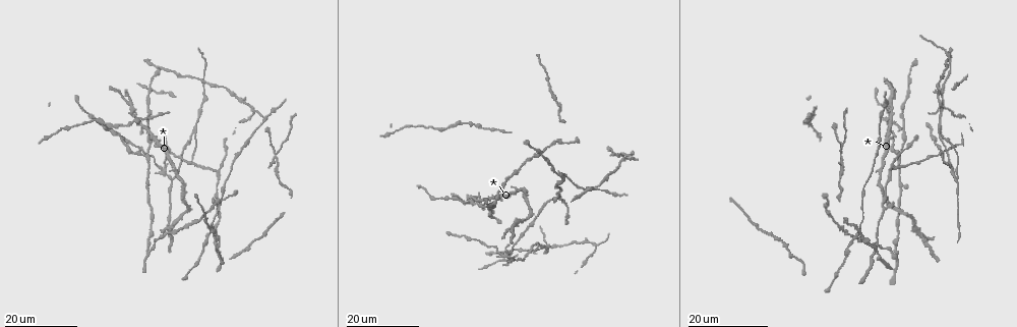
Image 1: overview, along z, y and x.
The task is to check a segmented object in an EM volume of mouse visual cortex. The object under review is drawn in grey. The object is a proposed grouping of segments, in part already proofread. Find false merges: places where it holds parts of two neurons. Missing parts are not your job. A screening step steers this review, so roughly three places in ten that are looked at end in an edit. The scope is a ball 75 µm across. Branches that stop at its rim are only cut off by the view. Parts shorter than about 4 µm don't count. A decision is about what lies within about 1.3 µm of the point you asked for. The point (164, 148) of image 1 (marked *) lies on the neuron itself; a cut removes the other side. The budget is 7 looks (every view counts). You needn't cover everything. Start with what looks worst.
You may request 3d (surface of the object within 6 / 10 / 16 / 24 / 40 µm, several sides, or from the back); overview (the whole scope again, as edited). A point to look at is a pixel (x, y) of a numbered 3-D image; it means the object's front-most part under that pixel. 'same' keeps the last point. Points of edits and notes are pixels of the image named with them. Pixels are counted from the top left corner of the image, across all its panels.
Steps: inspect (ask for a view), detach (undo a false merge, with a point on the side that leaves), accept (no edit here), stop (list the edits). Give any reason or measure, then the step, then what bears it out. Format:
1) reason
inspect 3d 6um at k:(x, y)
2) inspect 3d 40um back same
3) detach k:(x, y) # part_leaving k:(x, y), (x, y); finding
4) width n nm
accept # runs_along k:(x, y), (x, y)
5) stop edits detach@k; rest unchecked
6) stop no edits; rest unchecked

four or more arms meet
inspect 3d 16um at 1:(273, 153)

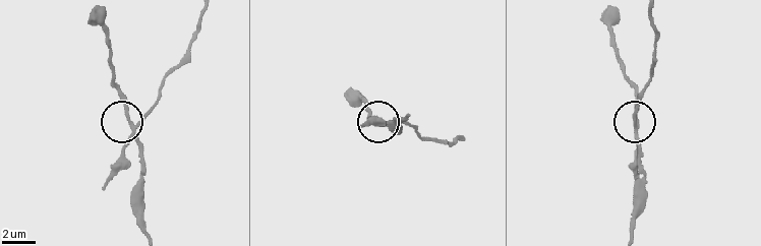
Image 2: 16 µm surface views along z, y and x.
zoom in
inspect 3d 6um at 2:(132, 124)

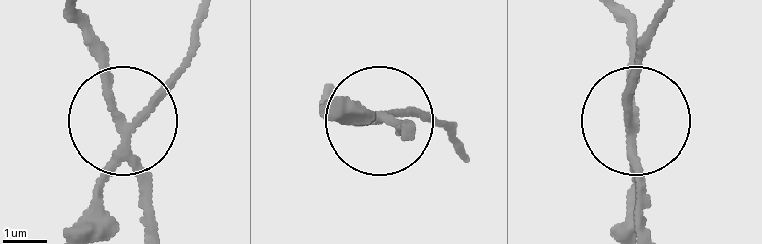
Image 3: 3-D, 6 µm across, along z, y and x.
detach 3:(97, 201) # part_leaving 3:(126, 135), (188, 51), (195, 18); two neurons meet here

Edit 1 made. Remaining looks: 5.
three arms meet
inspect 3d 16um at 1:(206, 80)

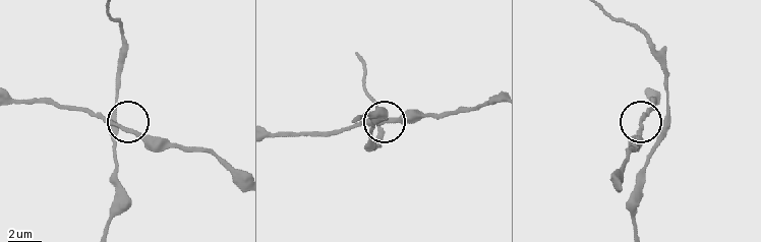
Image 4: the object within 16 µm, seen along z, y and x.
inspect 3d 10um at 4:(118, 127)

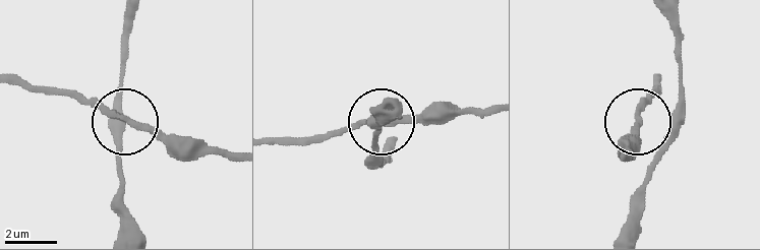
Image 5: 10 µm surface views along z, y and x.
accept # runs_along 5:(636, 230), (636, 197), (660, 144), (636, 118), (649, 95); continuous, no second neuron

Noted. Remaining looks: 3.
three-way junction
inspect 3d 16um at 1:(194, 134)

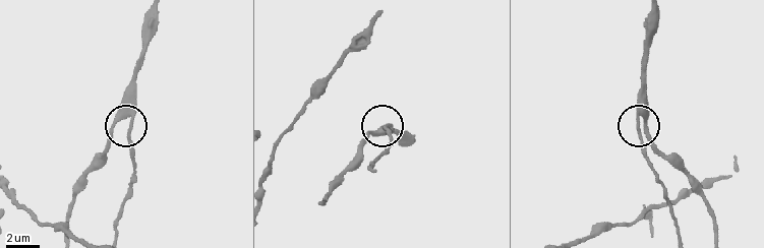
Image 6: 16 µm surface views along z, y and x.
closer look
inspect 3d 6um at 6:(636, 119)

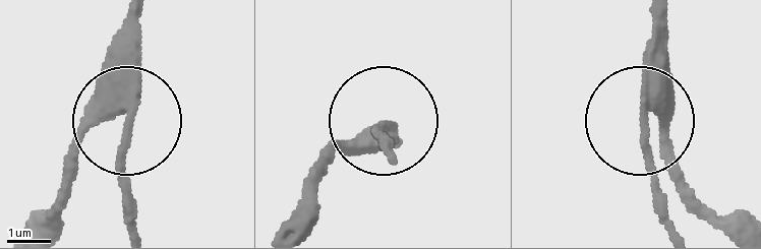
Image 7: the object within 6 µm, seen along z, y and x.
arms 3
accept # runs_along 7:(36, 231), (75, 143), (105, 118), (127, 132), (127, 227); one neuron here

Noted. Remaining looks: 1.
stop edits detach@3; rest unchecked

